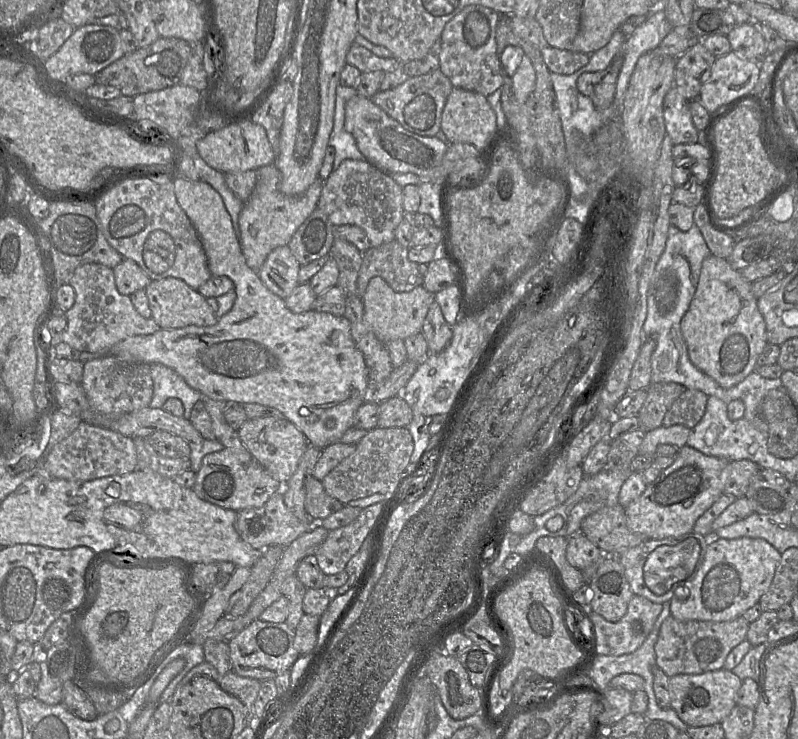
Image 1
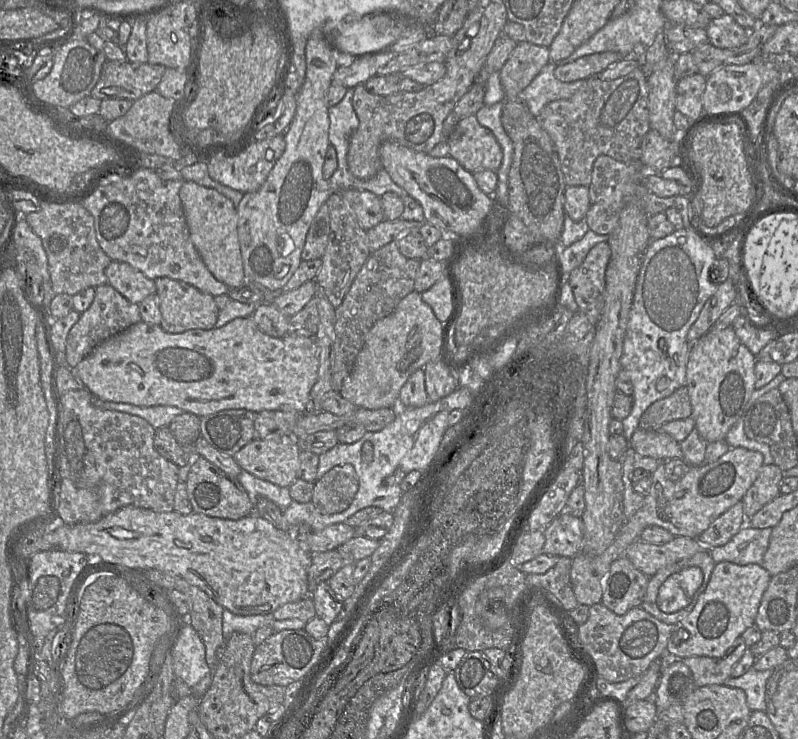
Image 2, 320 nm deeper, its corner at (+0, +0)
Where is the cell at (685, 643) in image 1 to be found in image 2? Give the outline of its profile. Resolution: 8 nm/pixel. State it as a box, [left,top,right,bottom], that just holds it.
[682,636,746,687]

